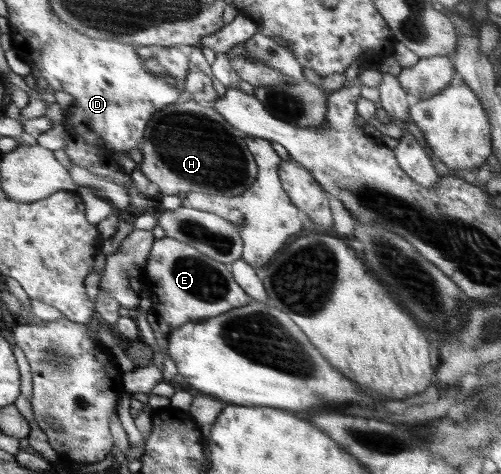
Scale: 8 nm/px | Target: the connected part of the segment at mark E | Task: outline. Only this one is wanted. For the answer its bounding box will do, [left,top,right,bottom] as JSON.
[145,235,252,331]

